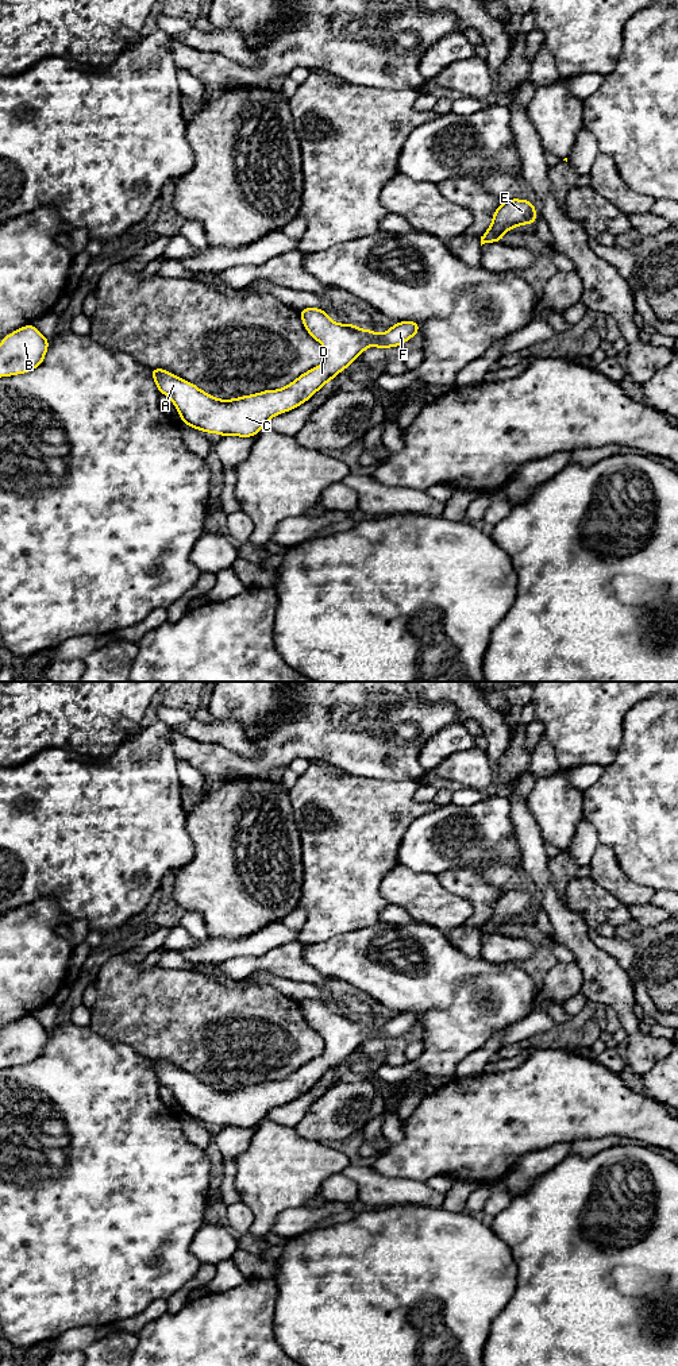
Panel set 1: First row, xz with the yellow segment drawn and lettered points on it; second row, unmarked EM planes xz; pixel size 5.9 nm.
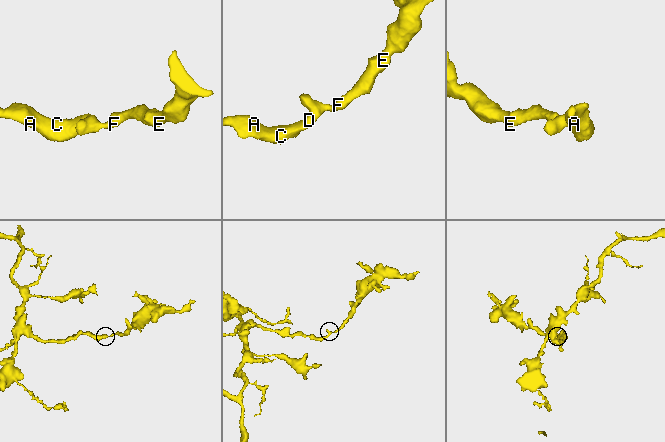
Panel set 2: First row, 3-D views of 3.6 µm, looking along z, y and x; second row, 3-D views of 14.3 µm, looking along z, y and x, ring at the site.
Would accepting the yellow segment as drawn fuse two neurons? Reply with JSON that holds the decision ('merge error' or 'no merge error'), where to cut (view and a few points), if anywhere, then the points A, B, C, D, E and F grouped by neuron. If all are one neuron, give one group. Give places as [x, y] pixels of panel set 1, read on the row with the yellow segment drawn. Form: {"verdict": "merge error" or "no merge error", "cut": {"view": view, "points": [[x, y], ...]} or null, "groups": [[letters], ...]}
{"verdict": "no merge error", "cut": null, "groups": [["A", "B", "C", "D", "E", "F"]]}

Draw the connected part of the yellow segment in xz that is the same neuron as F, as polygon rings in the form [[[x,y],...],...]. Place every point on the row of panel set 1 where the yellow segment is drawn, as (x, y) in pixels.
[[[304,308],[300,310],[304,328],[308,333],[324,347],[324,360],[319,367],[301,374],[290,385],[278,390],[263,390],[258,394],[250,394],[234,400],[217,400],[213,395],[200,390],[196,385],[178,378],[163,368],[150,368],[159,393],[167,395],[185,425],[201,432],[219,433],[220,436],[255,436],[266,422],[280,414],[300,406],[308,401],[328,381],[334,379],[342,370],[347,368],[367,347],[398,347],[419,333],[417,321],[400,321],[390,327],[385,333],[361,329],[353,324],[339,324],[332,321],[325,309]]]

